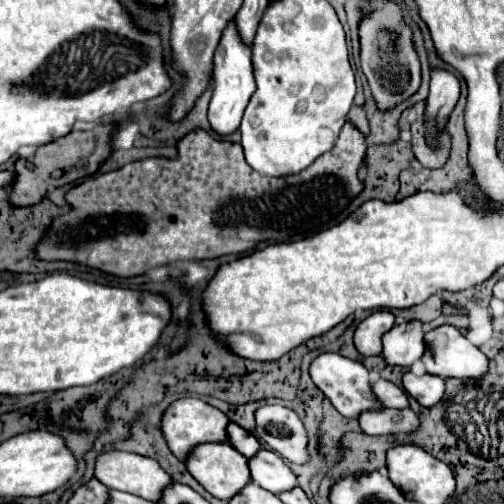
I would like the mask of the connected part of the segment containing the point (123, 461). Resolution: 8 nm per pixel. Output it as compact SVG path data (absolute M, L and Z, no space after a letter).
M108 451L102 453L96 459L96 471L94 471L96 479L100 479L106 487L116 489L116 491L126 491L132 495L138 495L142 499L148 501L160 501L162 493L166 491L166 487L170 487L174 483L174 479L158 465L158 461L150 459L150 457L142 457L142 455L134 455L134 453L124 453L124 451Z

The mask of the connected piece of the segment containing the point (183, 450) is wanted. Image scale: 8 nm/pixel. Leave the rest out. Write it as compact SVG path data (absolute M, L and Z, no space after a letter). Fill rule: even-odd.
M178 399L174 401L168 411L164 413L162 419L162 431L164 437L168 441L170 451L180 459L186 461L186 453L190 453L190 449L194 449L194 445L202 445L202 443L226 443L226 427L228 427L230 419L216 407L204 403L202 399Z

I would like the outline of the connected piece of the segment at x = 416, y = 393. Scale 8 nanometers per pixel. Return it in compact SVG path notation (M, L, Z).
M406 373L402 383L404 383L404 389L424 407L434 407L444 397L444 391L446 391L446 381L430 373L424 373L424 375Z

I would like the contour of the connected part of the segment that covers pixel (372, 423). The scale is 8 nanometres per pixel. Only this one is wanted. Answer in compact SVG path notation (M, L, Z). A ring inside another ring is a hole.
M382 409L360 415L360 427L366 435L396 435L418 429L418 415L412 409Z

